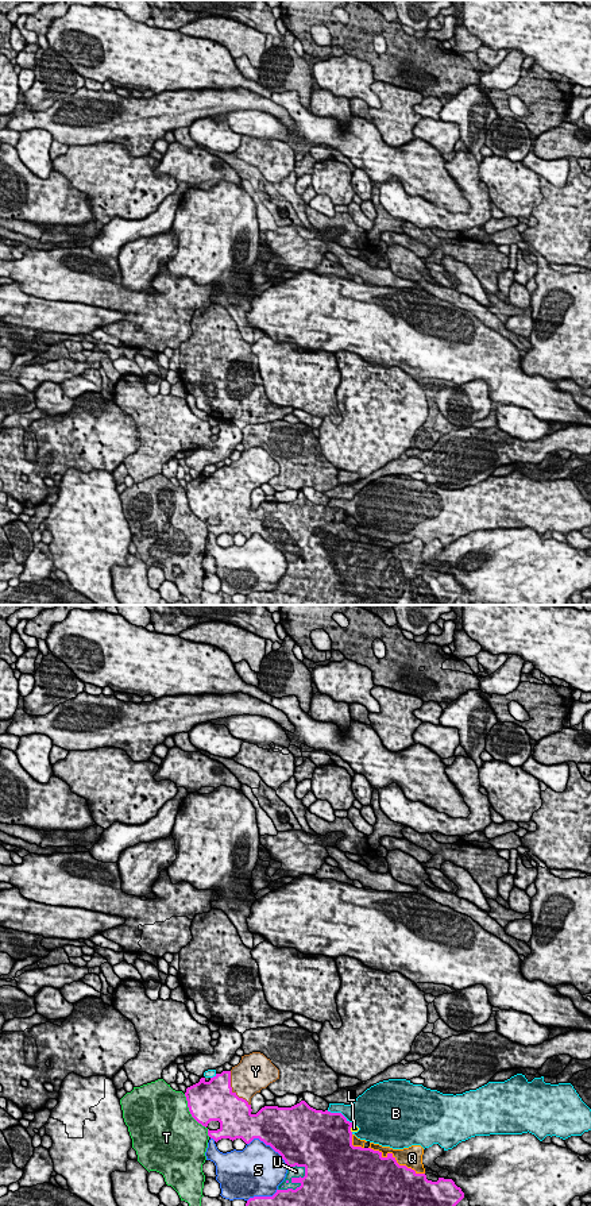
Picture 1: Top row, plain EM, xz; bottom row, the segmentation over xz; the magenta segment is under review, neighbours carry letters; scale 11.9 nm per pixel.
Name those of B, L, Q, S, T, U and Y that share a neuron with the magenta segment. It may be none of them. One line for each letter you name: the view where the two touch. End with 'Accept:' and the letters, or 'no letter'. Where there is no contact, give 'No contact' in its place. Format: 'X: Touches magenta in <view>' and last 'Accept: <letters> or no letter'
L: Touches magenta in xz
Q: Touches magenta in xz
U: Touches magenta in xz
Y: Touches magenta in xz
Accept: L, Q, U, Y

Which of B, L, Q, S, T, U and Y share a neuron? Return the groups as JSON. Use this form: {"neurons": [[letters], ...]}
{"neurons": [["B"], ["L", "Q", "U", "Y"], ["S"], ["T"]]}

